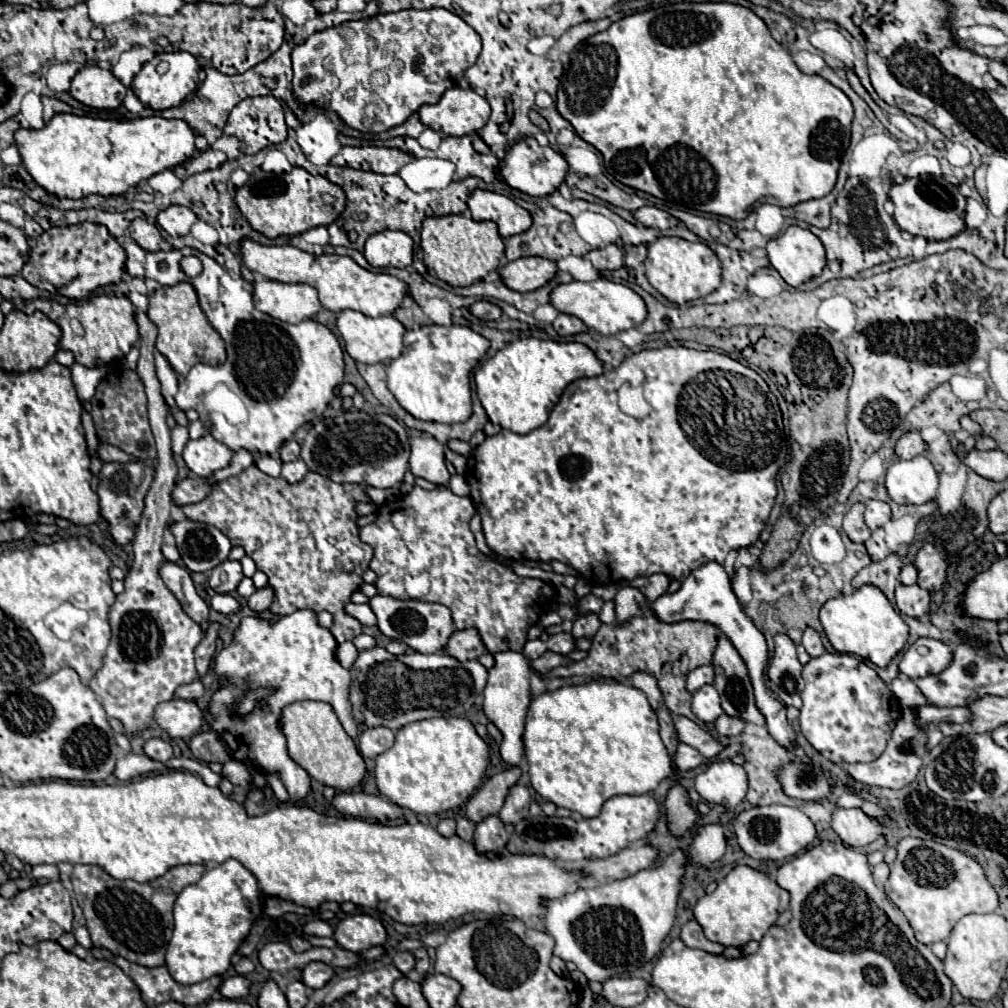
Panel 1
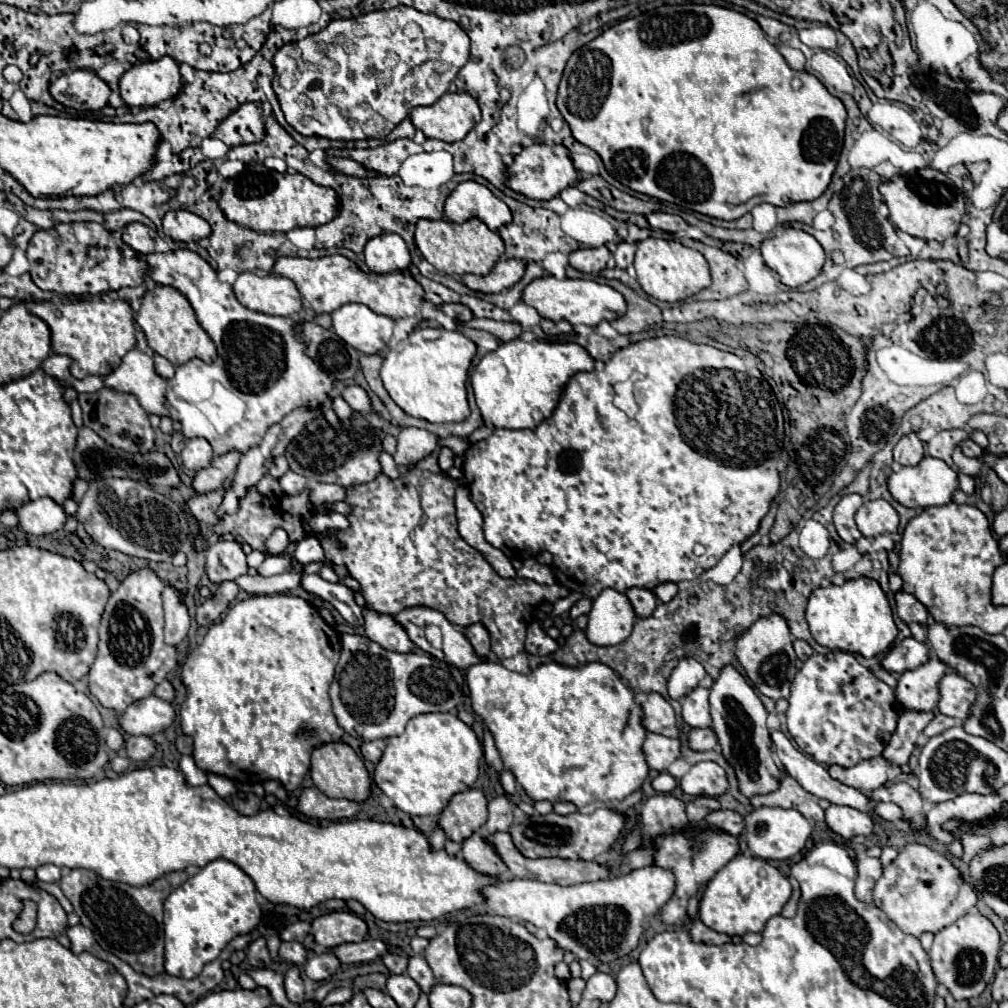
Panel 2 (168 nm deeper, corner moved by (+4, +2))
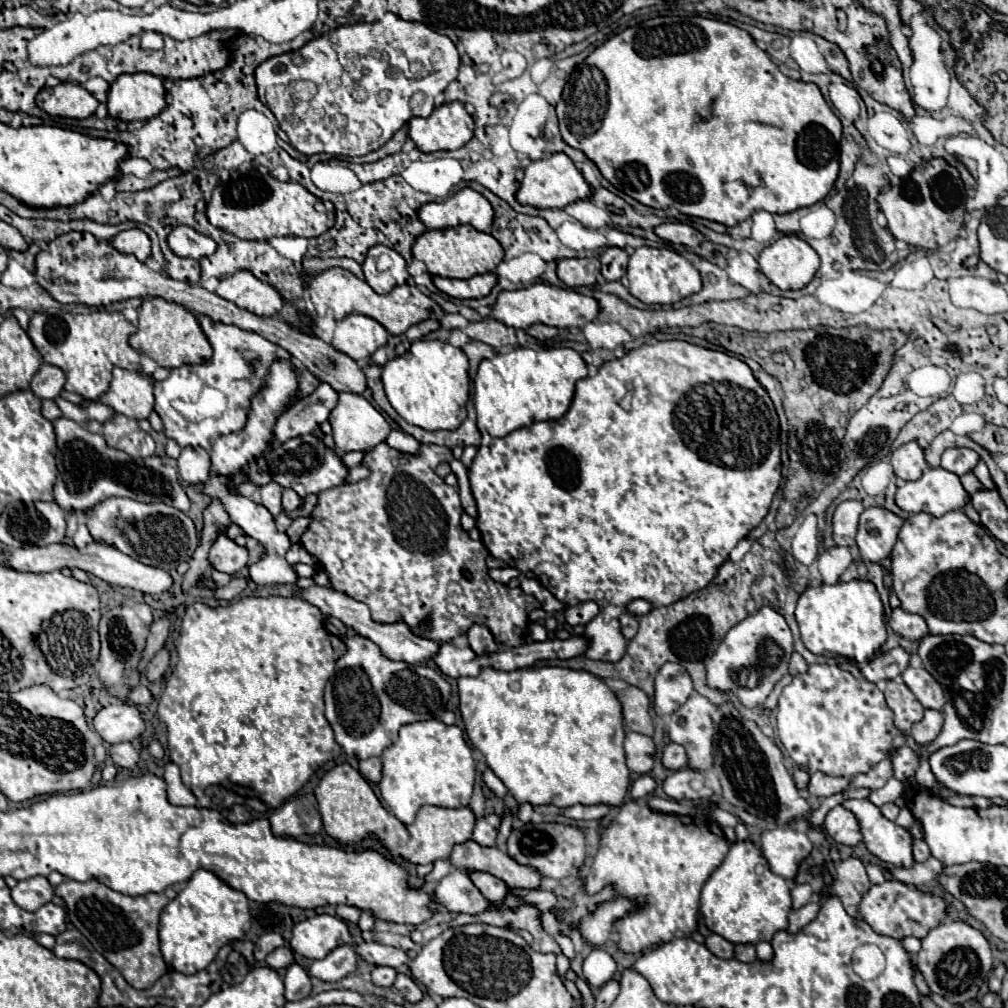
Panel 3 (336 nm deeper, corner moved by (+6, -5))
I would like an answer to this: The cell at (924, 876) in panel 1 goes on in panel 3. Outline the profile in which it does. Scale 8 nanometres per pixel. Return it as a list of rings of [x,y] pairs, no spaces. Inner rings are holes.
[[[887,880],[883,884],[871,886],[869,892],[865,892],[865,898],[861,898],[859,914],[877,934],[885,934],[889,938],[925,938],[925,934],[945,918],[945,902],[943,898],[909,888],[897,880]]]

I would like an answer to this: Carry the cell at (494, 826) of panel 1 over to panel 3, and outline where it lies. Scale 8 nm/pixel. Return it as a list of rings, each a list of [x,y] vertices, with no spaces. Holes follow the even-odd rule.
[[[469,872],[469,878],[479,888],[479,892],[485,896],[485,900],[489,902],[489,910],[499,910],[505,900],[505,894],[509,892],[505,882],[501,882],[499,878],[495,878],[491,874],[485,874],[485,872]]]

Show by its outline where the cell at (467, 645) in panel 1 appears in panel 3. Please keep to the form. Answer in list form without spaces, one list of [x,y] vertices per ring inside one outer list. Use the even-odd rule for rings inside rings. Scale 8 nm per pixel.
[[[473,624],[467,632],[469,636],[469,646],[475,654],[493,654],[493,652],[499,652],[501,650],[501,644],[493,638],[491,630],[487,626],[481,626],[481,624]]]

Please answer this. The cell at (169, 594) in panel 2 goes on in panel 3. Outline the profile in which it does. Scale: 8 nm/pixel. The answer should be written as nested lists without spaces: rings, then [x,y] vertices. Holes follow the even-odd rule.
[[[161,650],[161,652],[149,662],[145,676],[147,676],[149,682],[159,682],[159,680],[163,678],[163,674],[167,672],[167,668],[169,668],[169,652],[167,652],[167,650]]]

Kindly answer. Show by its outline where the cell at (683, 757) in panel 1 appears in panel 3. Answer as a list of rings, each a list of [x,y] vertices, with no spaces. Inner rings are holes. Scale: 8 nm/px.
[[[625,732],[625,762],[631,772],[647,774],[653,766],[653,752],[655,744],[649,736],[637,734],[637,732]]]

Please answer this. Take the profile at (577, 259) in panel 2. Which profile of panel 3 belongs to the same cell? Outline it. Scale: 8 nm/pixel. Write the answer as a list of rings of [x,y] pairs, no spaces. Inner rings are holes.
[[[563,258],[557,260],[557,276],[569,286],[593,286],[597,282],[601,270],[601,262],[597,258]]]

